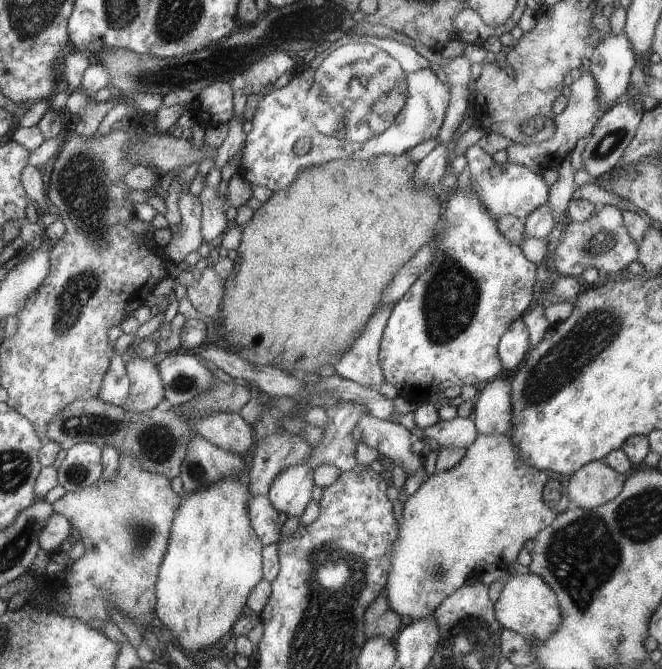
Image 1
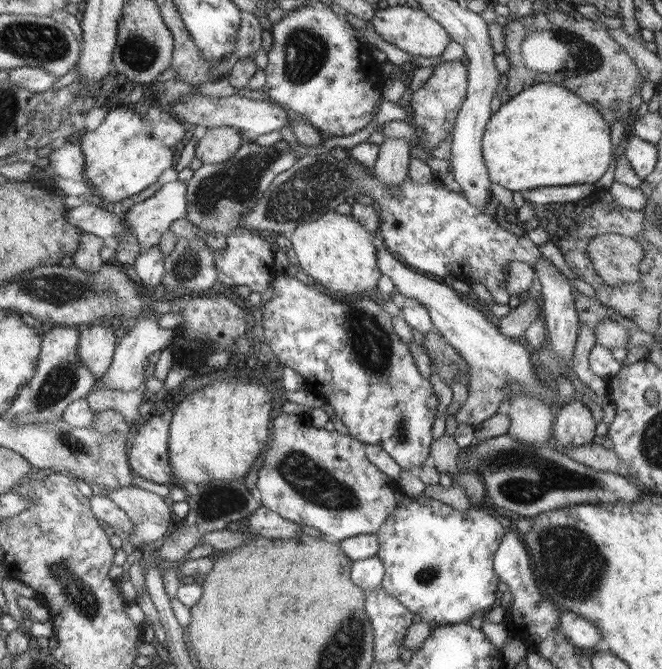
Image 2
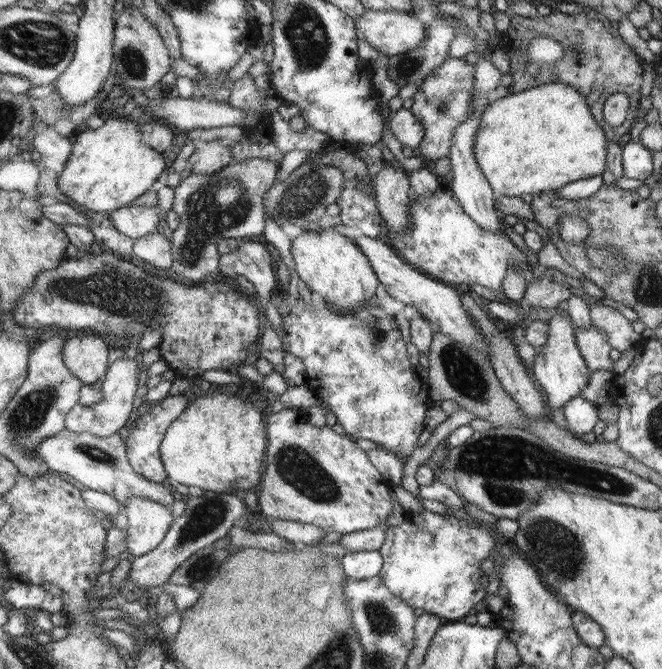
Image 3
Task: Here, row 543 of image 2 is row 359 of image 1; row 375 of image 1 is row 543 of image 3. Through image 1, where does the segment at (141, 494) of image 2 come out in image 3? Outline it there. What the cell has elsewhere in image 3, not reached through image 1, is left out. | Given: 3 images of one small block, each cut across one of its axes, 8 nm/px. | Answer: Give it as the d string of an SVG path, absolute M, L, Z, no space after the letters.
M130 497L124 506L128 517L128 550L135 557L154 550L171 527L171 508L142 497Z

